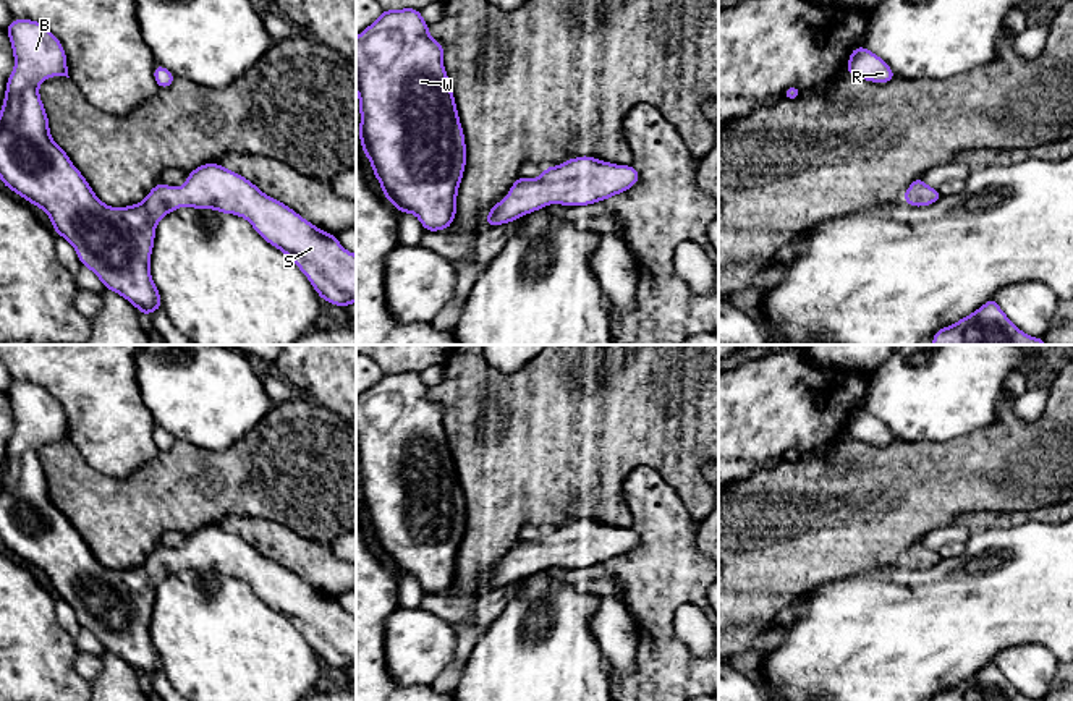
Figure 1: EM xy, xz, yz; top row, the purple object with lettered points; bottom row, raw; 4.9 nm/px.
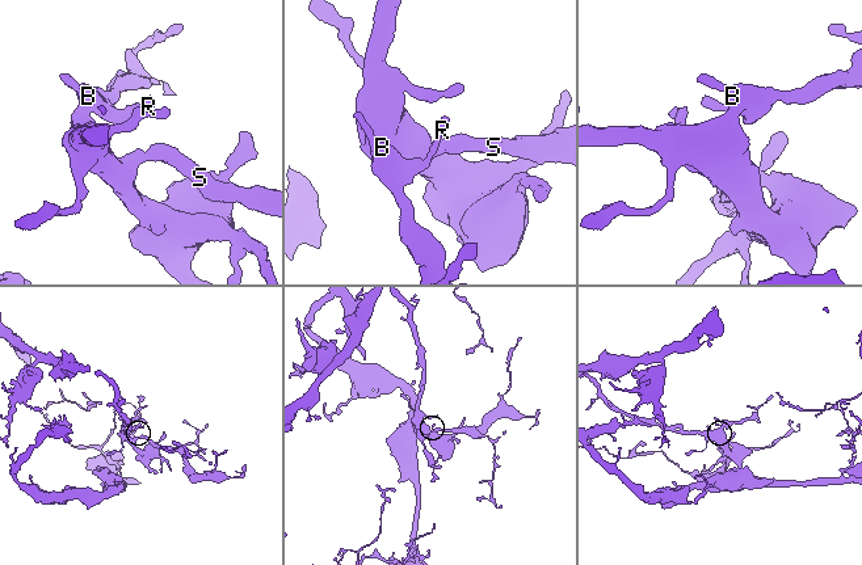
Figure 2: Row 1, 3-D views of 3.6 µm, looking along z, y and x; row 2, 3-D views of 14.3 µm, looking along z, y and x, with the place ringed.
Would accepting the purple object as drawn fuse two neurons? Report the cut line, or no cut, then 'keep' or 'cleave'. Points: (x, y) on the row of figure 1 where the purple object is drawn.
no cut; keep

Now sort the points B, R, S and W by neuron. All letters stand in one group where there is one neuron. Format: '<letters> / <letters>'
B R S W

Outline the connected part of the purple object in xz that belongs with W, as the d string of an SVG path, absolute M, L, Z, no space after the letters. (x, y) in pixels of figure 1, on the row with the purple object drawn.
M414 8L384 10L380 18L356 37L356 91L359 97L359 141L382 194L400 210L413 212L426 232L447 230L456 215L456 194L466 165L464 133L448 76L443 45L429 36L429 24Z

